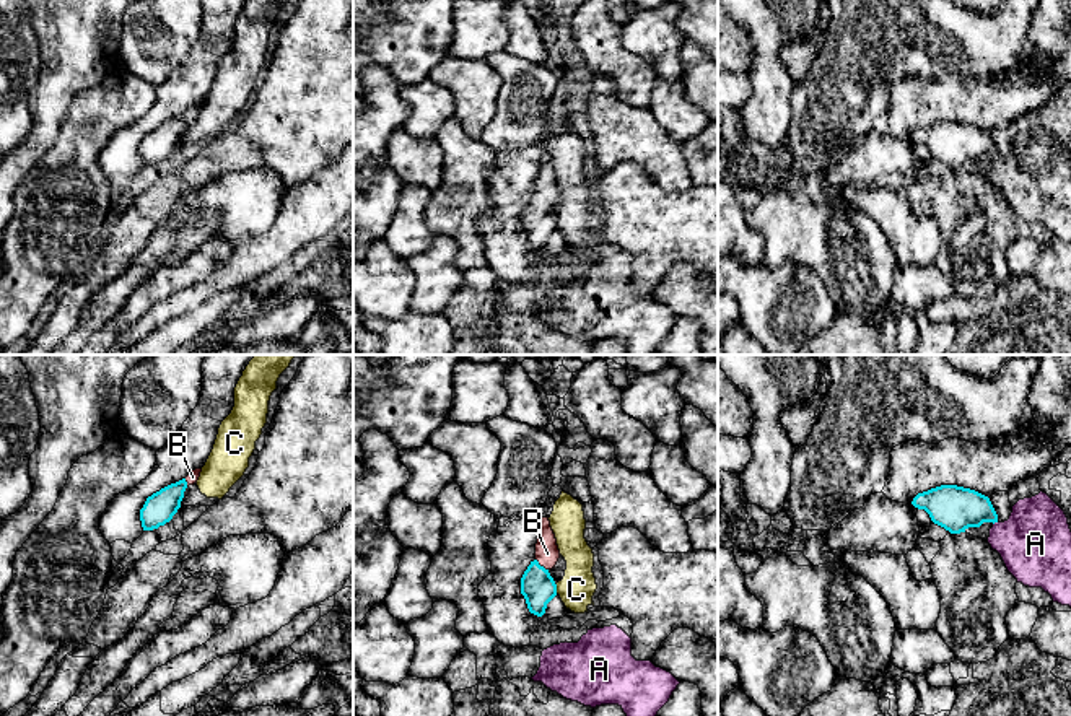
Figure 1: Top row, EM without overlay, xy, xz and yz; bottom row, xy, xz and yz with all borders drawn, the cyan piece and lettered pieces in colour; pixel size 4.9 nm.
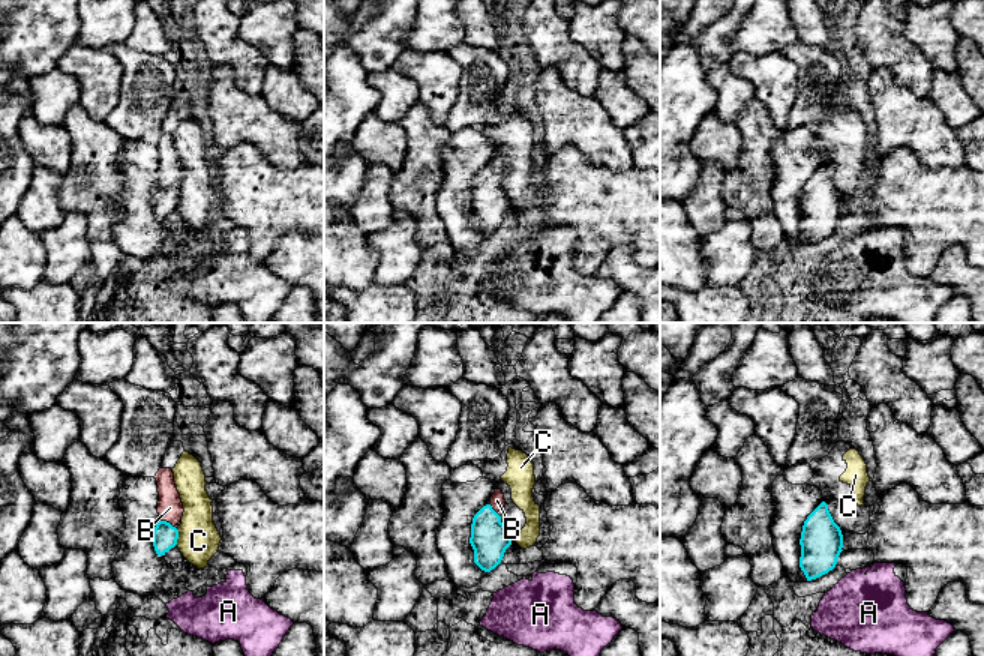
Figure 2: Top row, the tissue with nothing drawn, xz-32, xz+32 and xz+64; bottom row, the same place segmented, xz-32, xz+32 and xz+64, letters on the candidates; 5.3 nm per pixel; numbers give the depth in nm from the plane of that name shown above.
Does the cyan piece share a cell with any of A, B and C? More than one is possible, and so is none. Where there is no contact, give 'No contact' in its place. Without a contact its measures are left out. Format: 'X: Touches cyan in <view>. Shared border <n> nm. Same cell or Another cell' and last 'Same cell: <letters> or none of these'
A: Touches cyan in yz. Shared border 30 nm. Another cell
B: Touches cyan in xz. Shared border 90 nm. Same cell
C: Touches cyan in xz. Shared border 50 nm. Another cell
Same cell: B

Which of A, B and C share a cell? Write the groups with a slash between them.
A / B / C

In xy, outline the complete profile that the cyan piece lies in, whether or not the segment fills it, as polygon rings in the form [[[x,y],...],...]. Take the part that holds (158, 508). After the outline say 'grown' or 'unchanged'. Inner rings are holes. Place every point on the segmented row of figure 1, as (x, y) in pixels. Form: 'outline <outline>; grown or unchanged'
outline [[[195,469],[186,478],[164,487],[146,498],[143,508],[140,509],[143,530],[158,529],[173,519],[181,508],[186,488],[197,483],[200,472],[202,469]]]; grown

